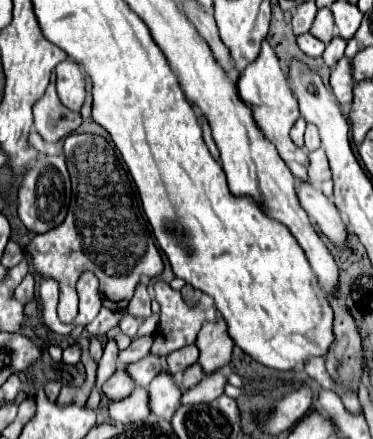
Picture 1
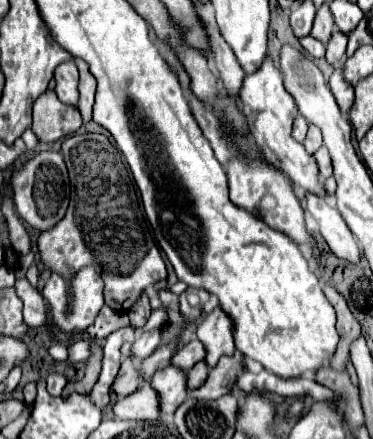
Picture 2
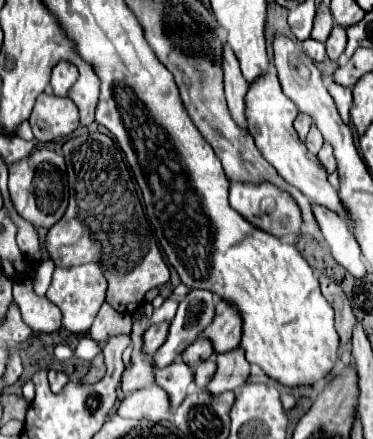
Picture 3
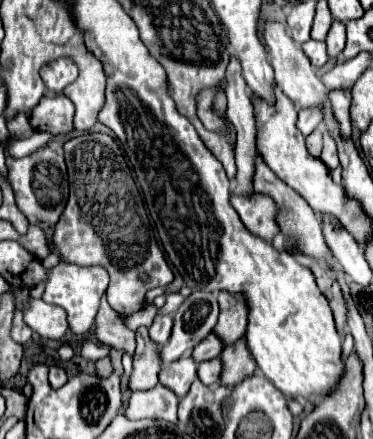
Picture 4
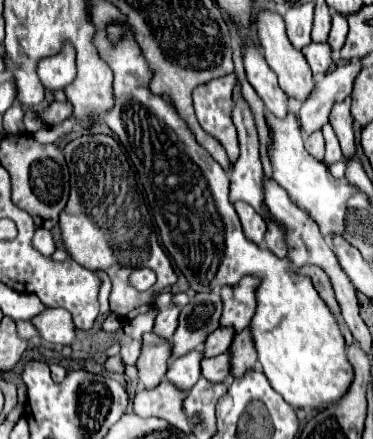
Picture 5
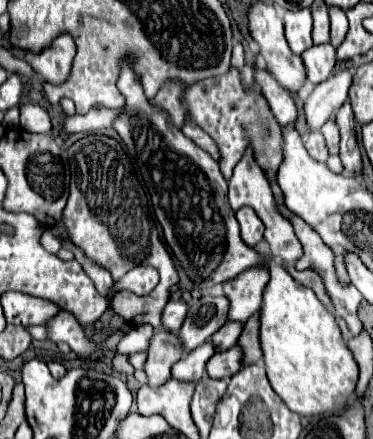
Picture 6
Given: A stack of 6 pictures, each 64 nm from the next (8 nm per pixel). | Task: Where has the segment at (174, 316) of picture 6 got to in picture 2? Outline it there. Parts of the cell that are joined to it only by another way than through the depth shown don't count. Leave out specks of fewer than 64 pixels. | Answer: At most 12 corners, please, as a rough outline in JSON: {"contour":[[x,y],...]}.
{"contour":[[162,328],[142,332],[132,356],[144,360],[160,346]]}

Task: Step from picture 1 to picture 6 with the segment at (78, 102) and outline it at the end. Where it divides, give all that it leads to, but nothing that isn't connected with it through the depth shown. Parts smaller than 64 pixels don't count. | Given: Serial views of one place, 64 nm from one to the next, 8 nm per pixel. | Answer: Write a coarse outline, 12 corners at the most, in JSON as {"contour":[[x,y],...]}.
{"contour":[[10,34],[2,42],[24,58],[42,80],[60,84],[68,78],[76,54],[70,34],[60,34],[38,54],[14,48]]}

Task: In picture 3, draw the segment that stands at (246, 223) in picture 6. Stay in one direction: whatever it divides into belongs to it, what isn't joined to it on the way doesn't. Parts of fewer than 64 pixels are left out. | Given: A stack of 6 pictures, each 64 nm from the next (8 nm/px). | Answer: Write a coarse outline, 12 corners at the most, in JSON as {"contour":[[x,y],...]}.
{"contour":[[230,184],[230,206],[272,236],[300,234],[300,210],[272,184]]}

